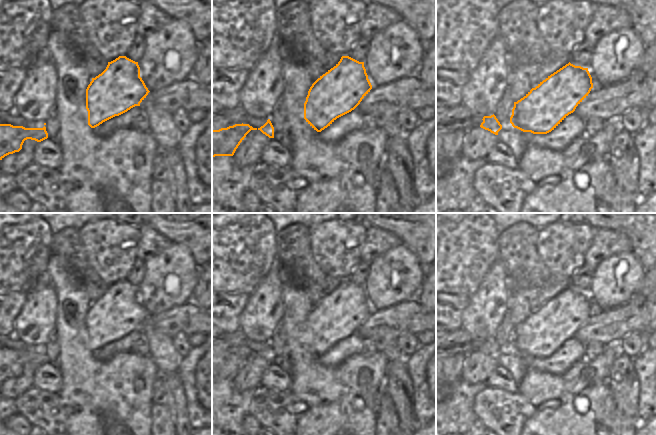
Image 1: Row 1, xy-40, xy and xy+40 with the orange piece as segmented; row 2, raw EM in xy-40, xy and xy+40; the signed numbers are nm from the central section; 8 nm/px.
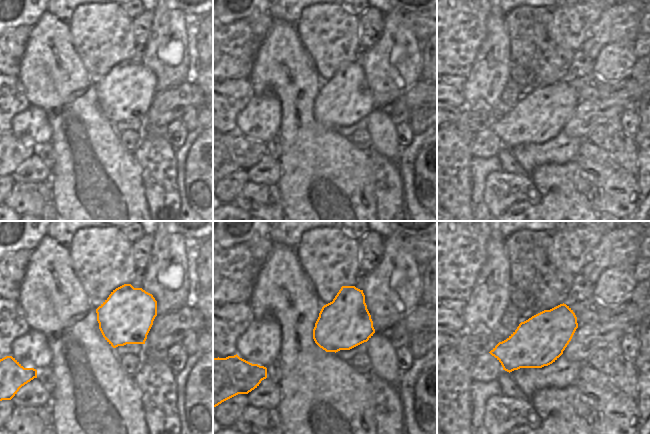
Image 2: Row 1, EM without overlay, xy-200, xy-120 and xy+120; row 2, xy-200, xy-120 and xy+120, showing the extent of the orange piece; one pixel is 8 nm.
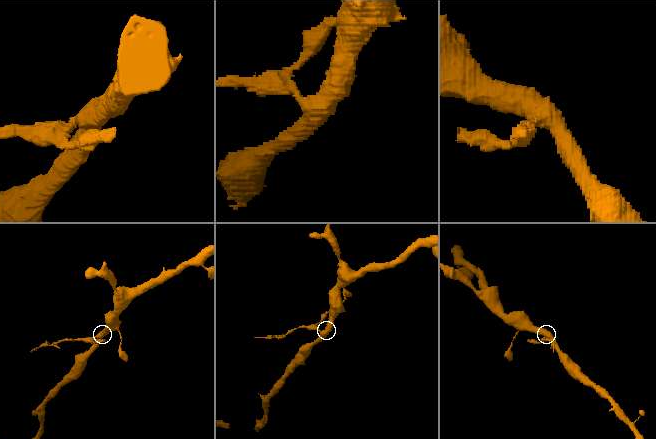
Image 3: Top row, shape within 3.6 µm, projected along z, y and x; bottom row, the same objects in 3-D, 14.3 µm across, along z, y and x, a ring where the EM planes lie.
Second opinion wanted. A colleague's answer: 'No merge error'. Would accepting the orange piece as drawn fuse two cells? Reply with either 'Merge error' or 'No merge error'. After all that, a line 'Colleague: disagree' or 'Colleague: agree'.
Merge error.
Colleague: disagree

